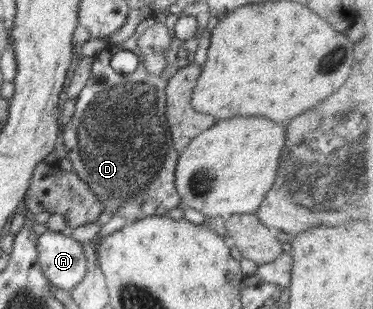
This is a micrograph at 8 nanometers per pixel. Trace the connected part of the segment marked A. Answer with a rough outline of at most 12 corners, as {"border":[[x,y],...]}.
{"border":[[48,229],[37,237],[47,280],[70,291],[83,280],[79,241]]}

